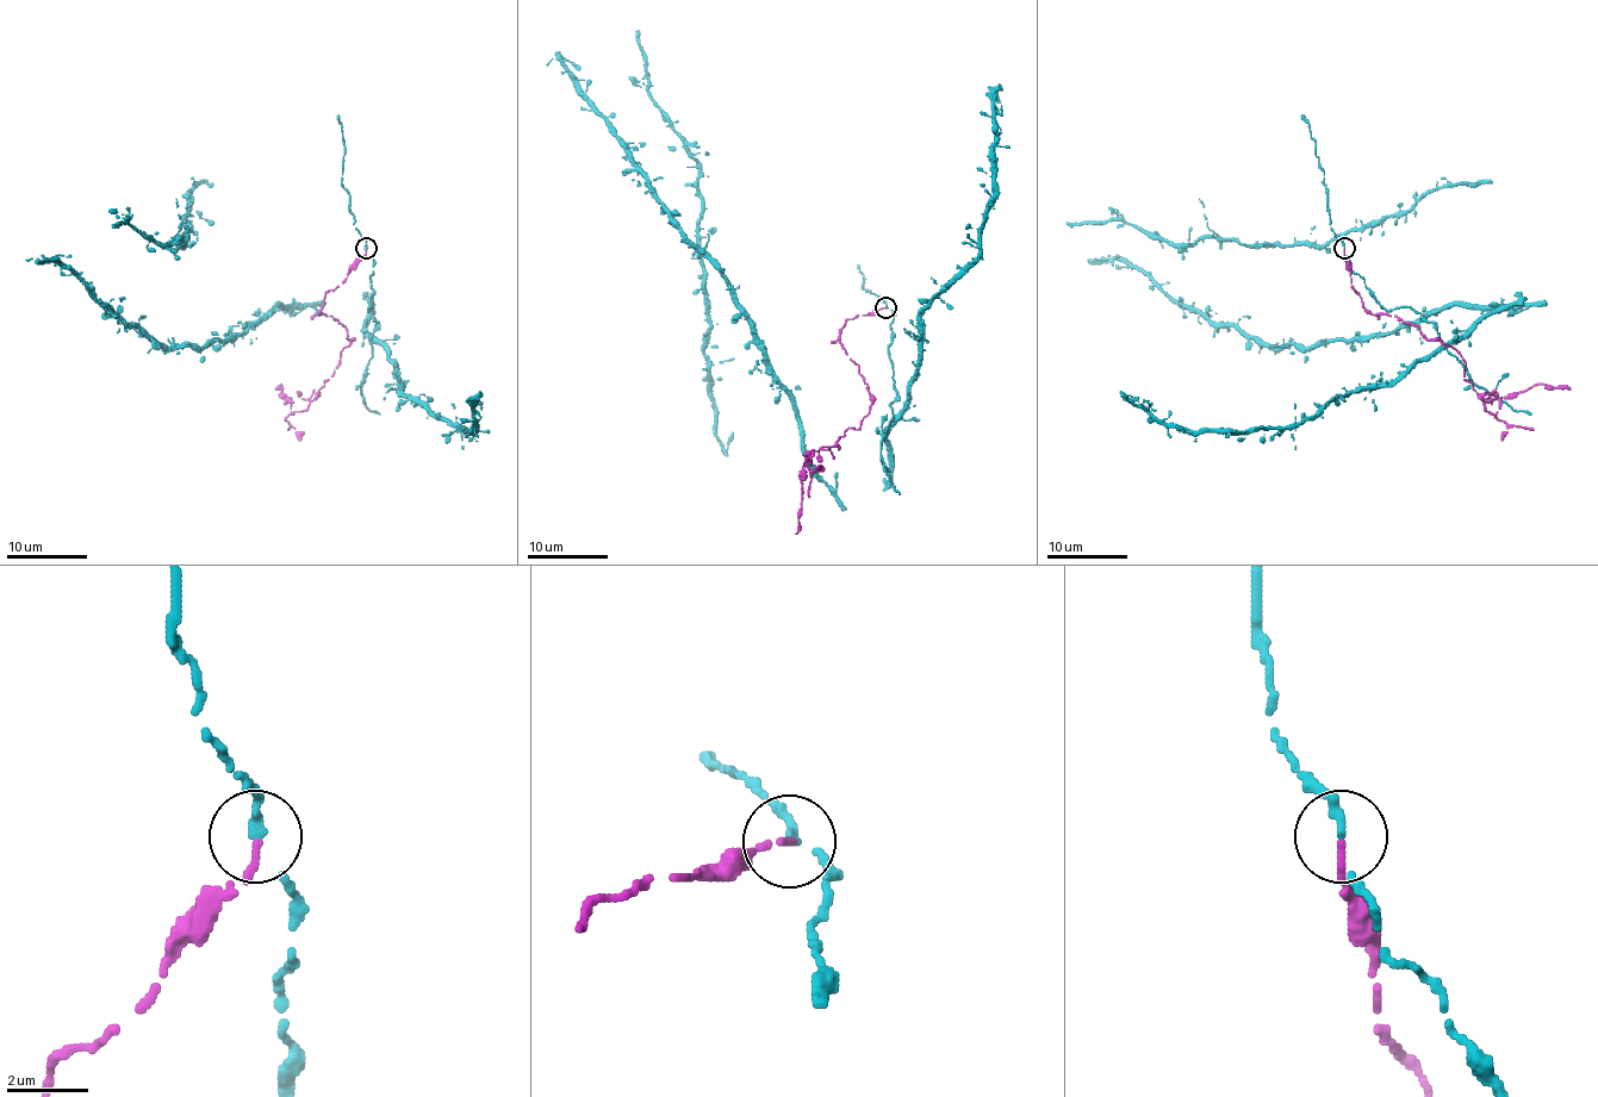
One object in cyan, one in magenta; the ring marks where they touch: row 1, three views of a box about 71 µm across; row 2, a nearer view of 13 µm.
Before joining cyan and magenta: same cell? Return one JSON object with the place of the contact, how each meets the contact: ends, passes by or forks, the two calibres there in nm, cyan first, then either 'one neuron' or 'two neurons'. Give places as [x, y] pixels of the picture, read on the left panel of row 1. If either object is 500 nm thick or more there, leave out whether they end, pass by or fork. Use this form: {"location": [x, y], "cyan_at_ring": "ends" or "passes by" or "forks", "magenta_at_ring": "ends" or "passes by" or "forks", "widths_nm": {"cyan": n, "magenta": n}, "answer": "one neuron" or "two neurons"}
{"location": [366, 248], "cyan_at_ring": "passes by", "magenta_at_ring": "ends", "widths_nm": {"cyan": 180, "magenta": 180}, "answer": "two neurons"}

